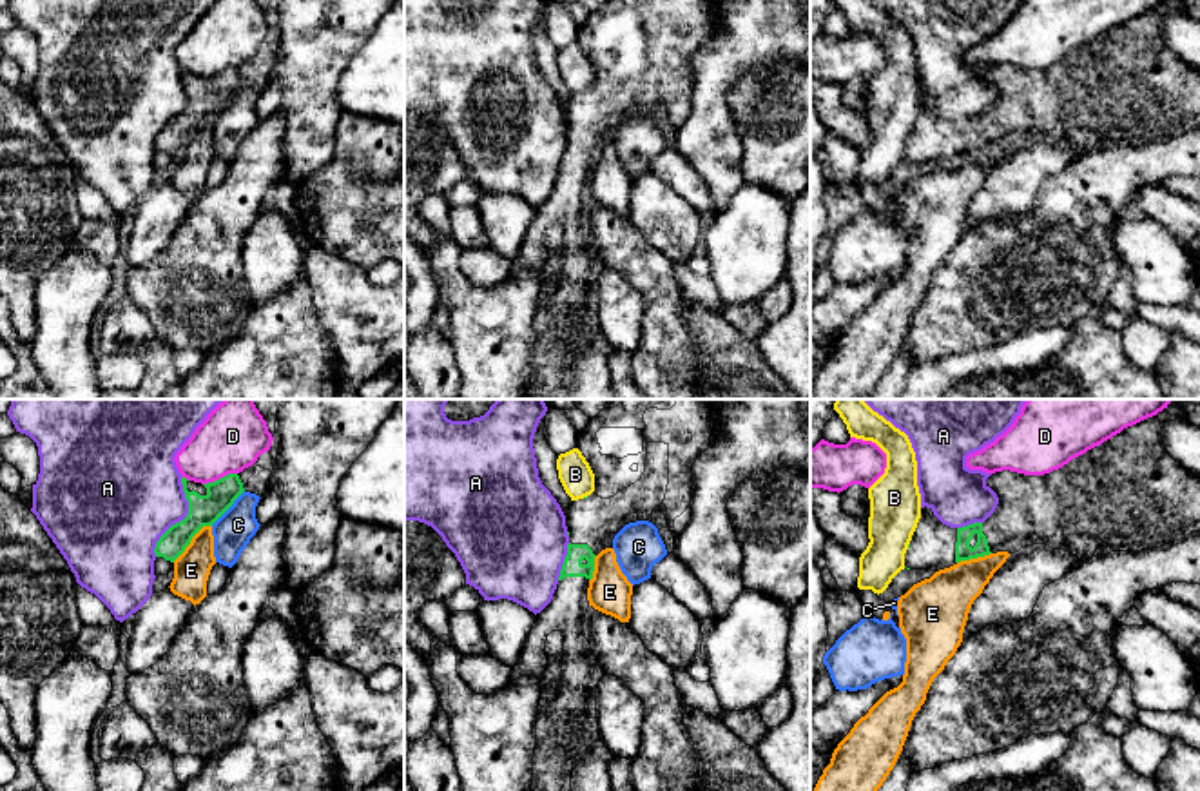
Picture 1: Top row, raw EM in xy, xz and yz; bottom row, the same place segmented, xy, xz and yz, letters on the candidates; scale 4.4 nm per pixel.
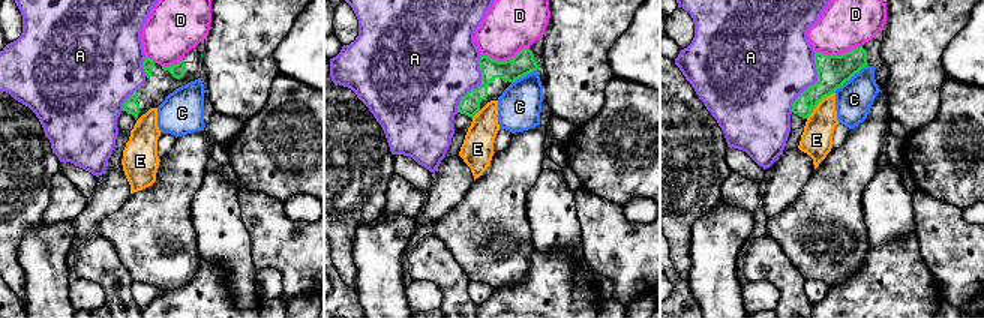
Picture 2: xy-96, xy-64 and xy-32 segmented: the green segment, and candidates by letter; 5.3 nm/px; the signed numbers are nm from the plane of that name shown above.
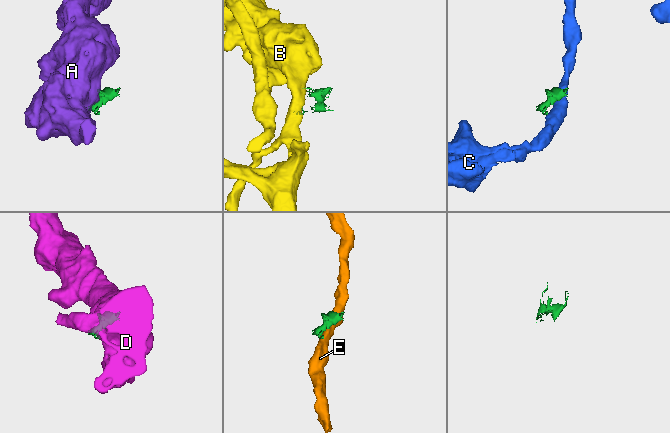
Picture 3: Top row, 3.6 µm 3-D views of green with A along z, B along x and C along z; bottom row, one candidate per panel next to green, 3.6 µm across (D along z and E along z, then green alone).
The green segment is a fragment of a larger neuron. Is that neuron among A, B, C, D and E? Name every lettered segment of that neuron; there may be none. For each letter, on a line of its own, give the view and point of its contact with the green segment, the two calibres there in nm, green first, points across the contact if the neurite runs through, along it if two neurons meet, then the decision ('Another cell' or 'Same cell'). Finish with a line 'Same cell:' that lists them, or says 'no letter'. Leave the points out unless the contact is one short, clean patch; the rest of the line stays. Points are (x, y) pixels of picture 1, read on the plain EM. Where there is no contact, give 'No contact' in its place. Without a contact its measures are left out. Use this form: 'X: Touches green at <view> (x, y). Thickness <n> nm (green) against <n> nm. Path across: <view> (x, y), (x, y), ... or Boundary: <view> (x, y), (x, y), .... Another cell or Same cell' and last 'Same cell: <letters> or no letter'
A: Touches green at xy (183, 113). Thickness 140 nm (green) against 420 nm. Another cell
B: No contact. Another cell
C: Touches green at xy (227, 102). Thickness 140 nm (green) against 170 nm. Boundary: xy (243, 84), (211, 118). Another cell
D: Touches green at xy (222, 71). Thickness 140 nm (green) against 280 nm. Another cell
E: Touches green at xy (191, 133). Thickness 140 nm (green) against 160 nm. Boundary: xy (211, 118), (205, 118), (173, 155). Another cell
Same cell: no letter

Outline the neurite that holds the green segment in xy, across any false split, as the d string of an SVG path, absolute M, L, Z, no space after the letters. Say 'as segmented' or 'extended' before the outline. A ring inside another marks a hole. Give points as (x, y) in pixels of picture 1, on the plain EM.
extended | M228 67L214 76L194 76L181 71L189 107L183 114L172 118L156 136L156 151L174 156L192 131L203 122L212 120L245 85L237 67Z

